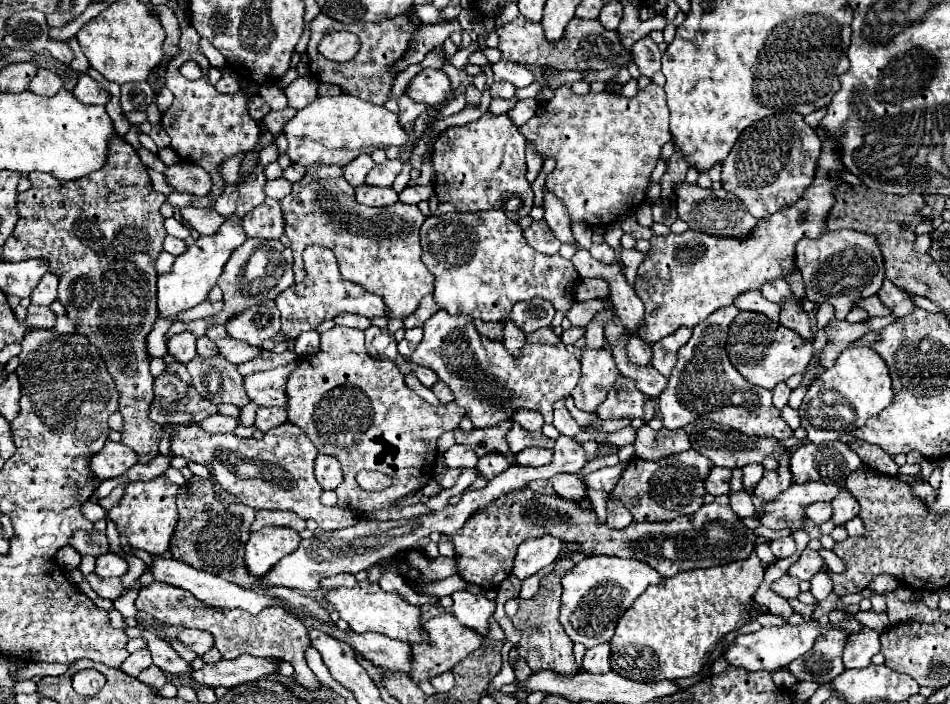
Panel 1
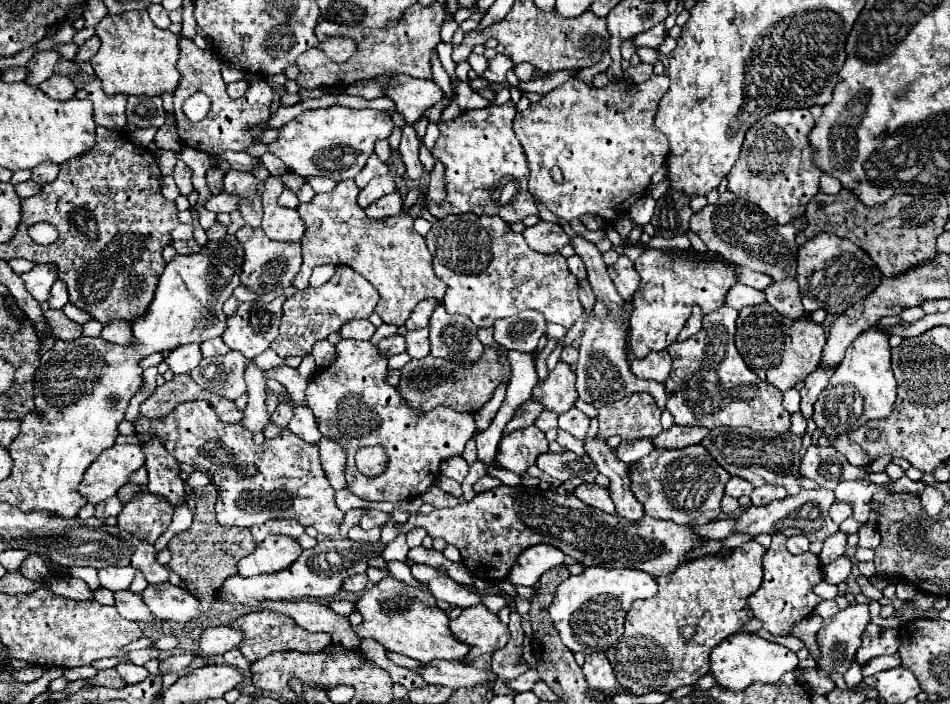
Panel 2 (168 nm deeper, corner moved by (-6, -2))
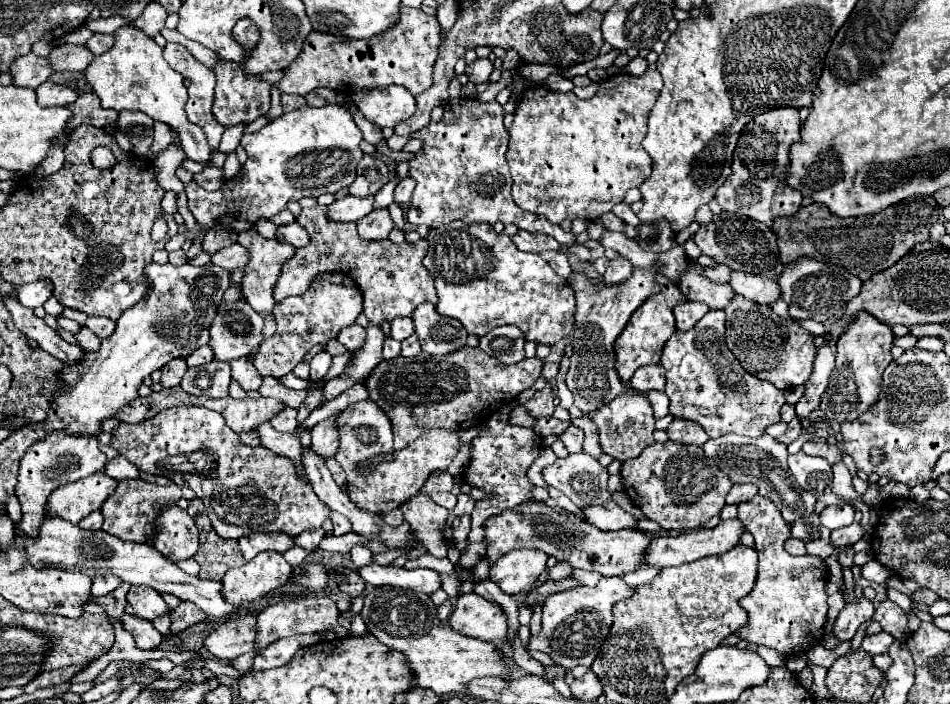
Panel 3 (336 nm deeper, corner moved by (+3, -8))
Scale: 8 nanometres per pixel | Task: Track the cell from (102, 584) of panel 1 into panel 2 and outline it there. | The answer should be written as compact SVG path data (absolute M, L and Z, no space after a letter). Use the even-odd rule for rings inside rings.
M118 591L118 593L114 593L114 597L116 597L116 609L124 619L154 625L156 619L150 615L150 609L146 607L146 603L142 601L142 597L138 593Z

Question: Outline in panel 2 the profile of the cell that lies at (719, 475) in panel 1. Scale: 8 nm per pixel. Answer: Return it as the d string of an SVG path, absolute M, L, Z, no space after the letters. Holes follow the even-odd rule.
M732 477L730 481L728 481L728 485L726 485L726 495L730 495L730 497L742 497L742 495L750 495L752 493L752 485L750 485L750 481L746 481L746 479L740 479L740 477Z

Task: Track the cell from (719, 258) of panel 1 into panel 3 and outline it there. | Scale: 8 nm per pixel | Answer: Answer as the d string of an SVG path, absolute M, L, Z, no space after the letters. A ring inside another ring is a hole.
M657 275L657 285L659 285L659 293L653 293L651 297L645 299L645 303L641 305L641 309L637 309L633 313L633 317L629 319L629 325L625 327L625 333L621 333L621 337L617 337L615 341L615 353L617 353L617 371L619 377L627 383L633 373L643 367L643 365L651 365L651 363L659 363L661 357L661 349L665 345L665 341L673 335L675 331L675 317L673 317L673 307L679 303L685 303L687 297L683 295L683 291L679 289L677 283L673 283L671 279Z

